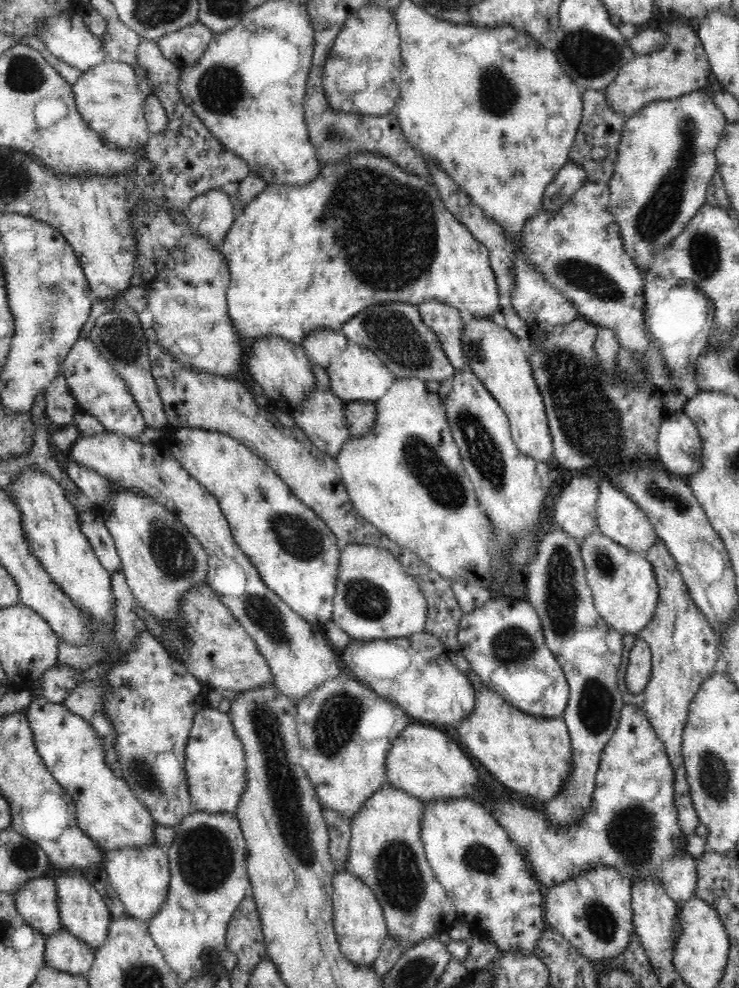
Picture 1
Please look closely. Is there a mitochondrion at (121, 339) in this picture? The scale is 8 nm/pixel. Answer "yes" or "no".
yes

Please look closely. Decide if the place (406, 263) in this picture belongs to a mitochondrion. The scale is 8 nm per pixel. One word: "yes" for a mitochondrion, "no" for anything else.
yes

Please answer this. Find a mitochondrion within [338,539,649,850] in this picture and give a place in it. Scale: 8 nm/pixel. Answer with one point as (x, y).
(562, 600)

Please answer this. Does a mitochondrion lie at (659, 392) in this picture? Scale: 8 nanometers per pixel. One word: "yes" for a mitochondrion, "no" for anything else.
no

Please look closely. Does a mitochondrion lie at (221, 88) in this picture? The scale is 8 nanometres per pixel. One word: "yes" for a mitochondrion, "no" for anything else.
yes

